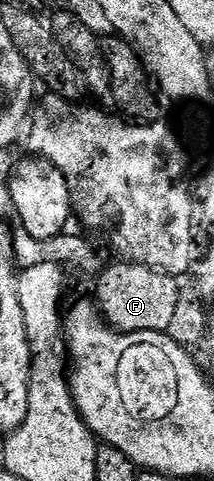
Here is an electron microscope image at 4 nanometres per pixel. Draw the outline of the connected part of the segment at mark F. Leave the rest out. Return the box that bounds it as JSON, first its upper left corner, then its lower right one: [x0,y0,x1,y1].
[94,261,181,335]

